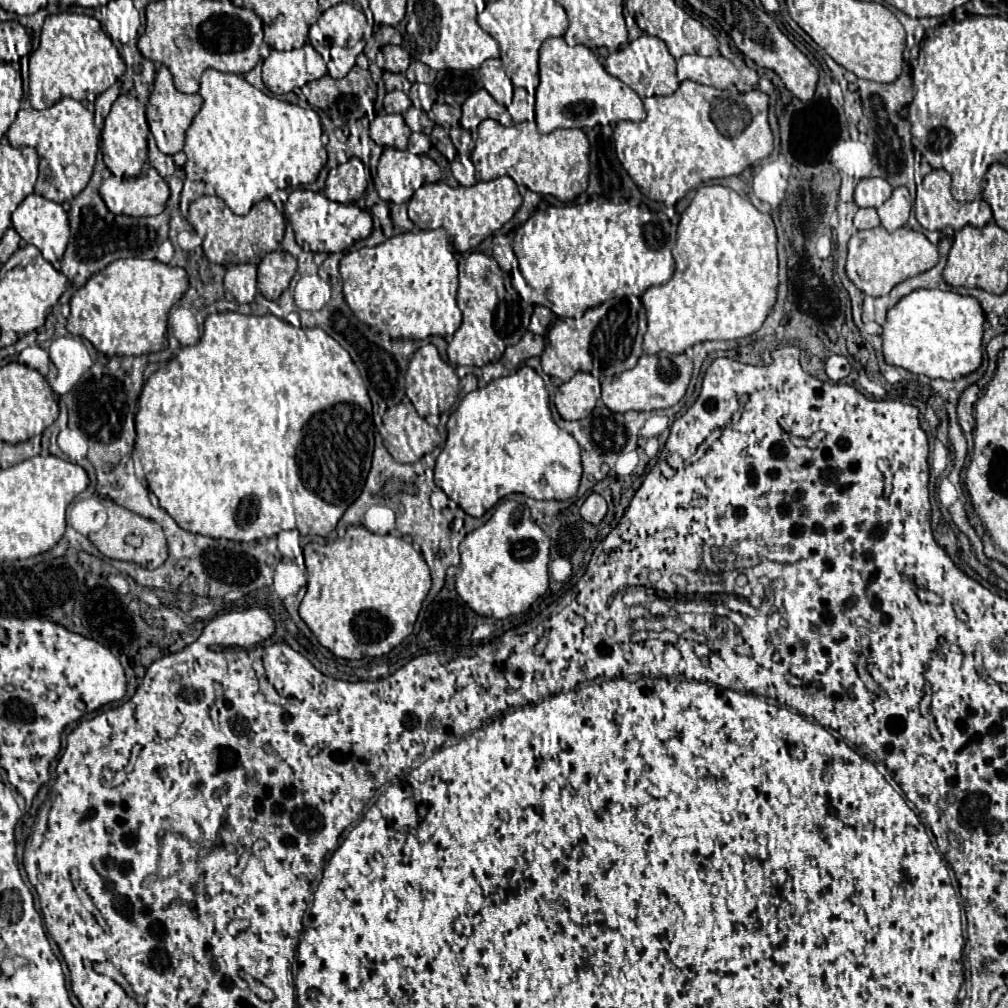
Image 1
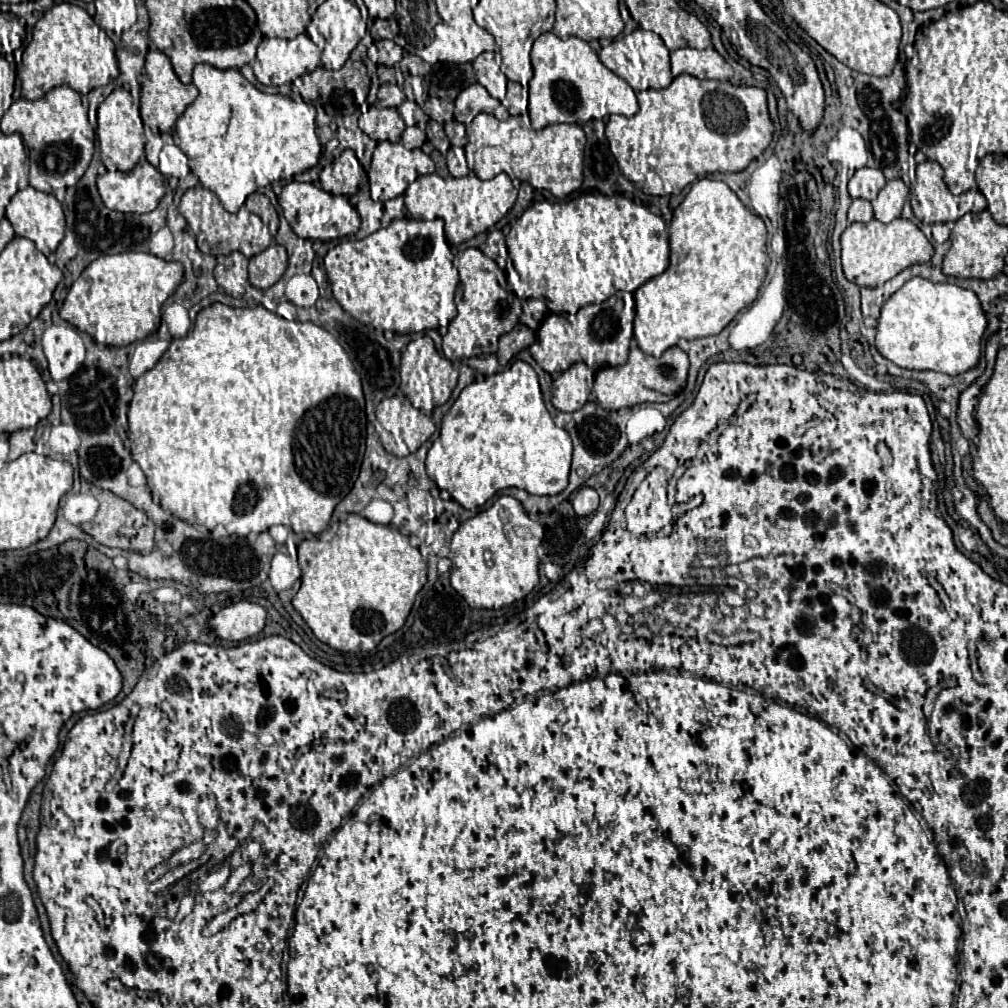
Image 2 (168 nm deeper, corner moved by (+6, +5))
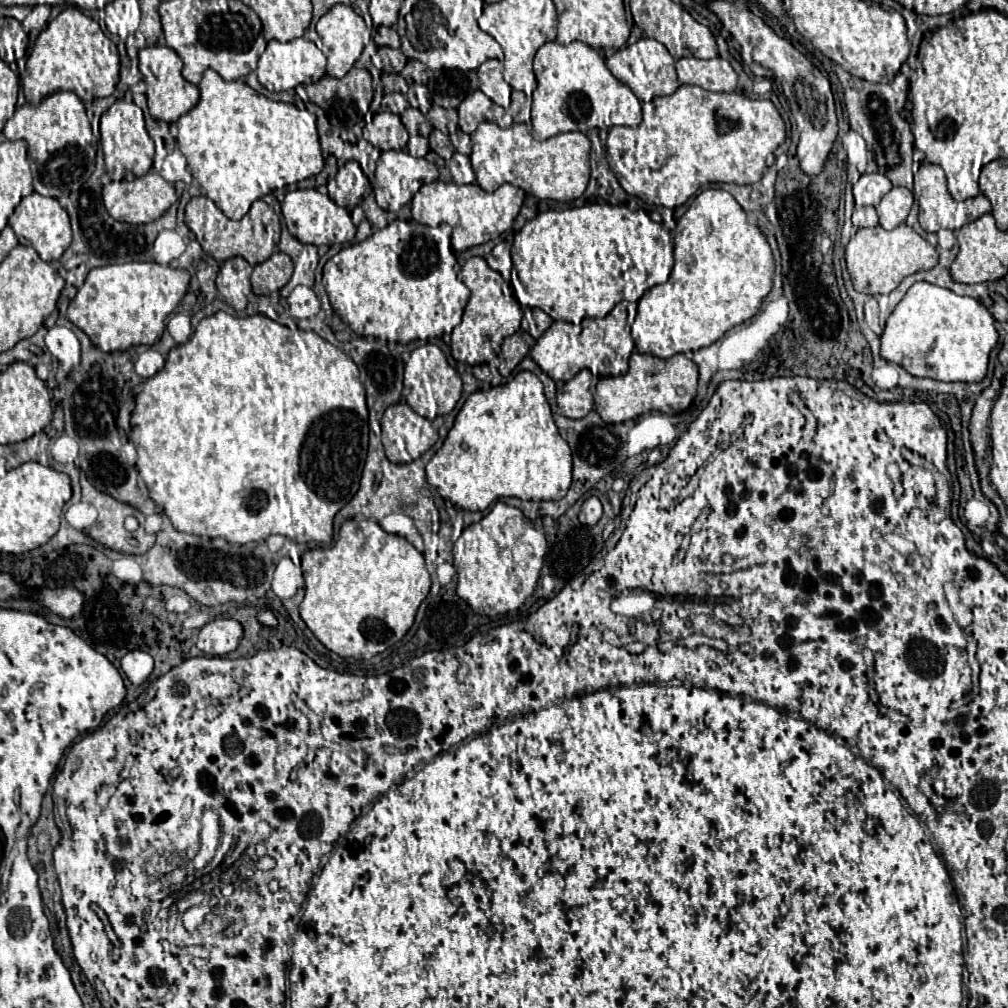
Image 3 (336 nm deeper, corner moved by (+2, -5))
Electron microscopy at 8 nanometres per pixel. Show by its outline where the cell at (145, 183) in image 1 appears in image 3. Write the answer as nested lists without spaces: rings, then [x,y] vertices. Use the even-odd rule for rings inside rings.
[[[148,172],[132,182],[126,182],[126,180],[110,182],[102,190],[102,198],[104,198],[104,206],[106,206],[108,214],[112,218],[118,218],[120,222],[128,222],[128,224],[148,224],[148,222],[160,218],[178,200],[174,184],[166,182],[158,172]]]

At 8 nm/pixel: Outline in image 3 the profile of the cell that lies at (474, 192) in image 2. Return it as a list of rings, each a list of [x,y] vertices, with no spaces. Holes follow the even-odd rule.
[[[454,182],[424,184],[412,198],[412,218],[426,226],[438,226],[442,222],[452,226],[452,246],[456,252],[464,252],[472,246],[490,242],[506,232],[523,205],[523,198],[512,184],[502,184],[494,192],[484,192],[478,184],[458,186]]]

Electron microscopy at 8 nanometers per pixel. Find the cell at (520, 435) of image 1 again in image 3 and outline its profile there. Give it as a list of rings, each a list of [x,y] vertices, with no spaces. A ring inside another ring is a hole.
[[[518,372],[510,382],[490,390],[476,390],[460,408],[454,426],[450,428],[442,448],[426,464],[428,484],[434,486],[442,498],[452,500],[462,510],[482,512],[498,498],[516,496],[520,500],[562,500],[572,482],[572,454],[566,440],[558,434],[552,420],[550,404],[544,396],[542,382],[536,374]]]

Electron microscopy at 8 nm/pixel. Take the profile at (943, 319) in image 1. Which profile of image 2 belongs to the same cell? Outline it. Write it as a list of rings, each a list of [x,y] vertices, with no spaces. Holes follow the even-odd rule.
[[[914,276],[882,306],[876,348],[900,368],[934,370],[954,376],[978,366],[986,326],[986,314],[972,290]]]

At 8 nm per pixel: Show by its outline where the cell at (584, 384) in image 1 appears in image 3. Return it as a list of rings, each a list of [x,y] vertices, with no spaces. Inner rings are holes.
[[[590,370],[578,372],[572,380],[564,382],[558,392],[558,414],[566,418],[584,418],[594,408],[594,392],[598,378]]]

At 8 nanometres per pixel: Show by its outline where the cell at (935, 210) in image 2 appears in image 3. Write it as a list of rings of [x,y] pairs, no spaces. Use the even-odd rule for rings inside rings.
[[[922,164],[920,170],[918,170],[918,176],[920,176],[920,186],[922,186],[922,194],[920,194],[920,212],[918,212],[918,220],[920,220],[920,226],[926,230],[926,232],[938,232],[940,228],[948,228],[948,230],[960,230],[964,224],[968,222],[974,222],[978,220],[980,216],[988,214],[990,212],[990,202],[986,196],[978,194],[966,202],[956,202],[948,188],[946,188],[946,176],[944,176],[944,170],[936,164]]]

